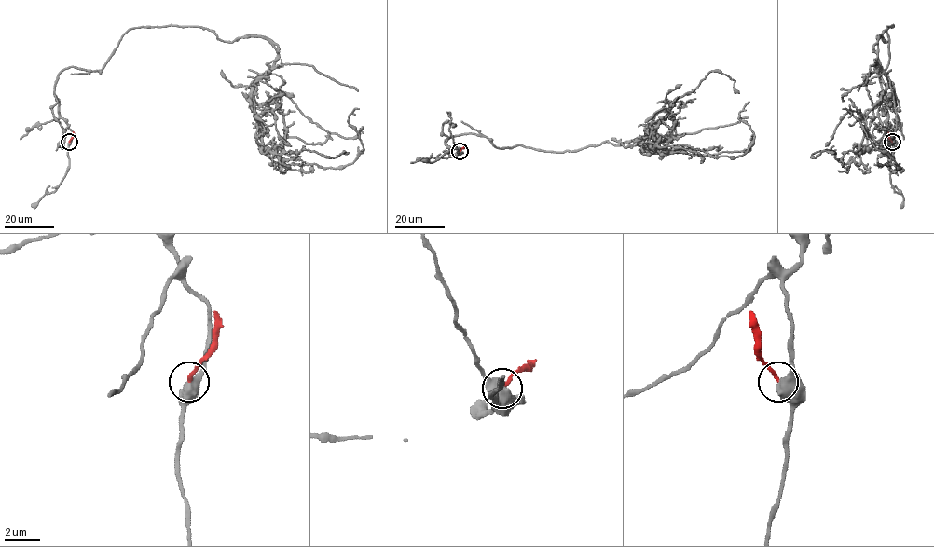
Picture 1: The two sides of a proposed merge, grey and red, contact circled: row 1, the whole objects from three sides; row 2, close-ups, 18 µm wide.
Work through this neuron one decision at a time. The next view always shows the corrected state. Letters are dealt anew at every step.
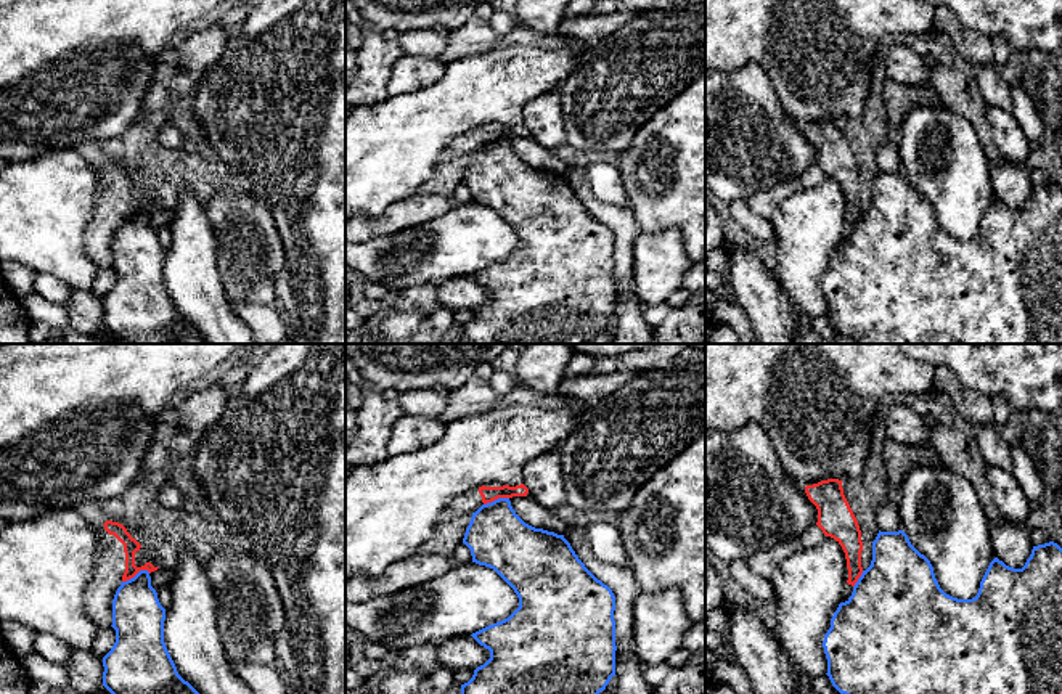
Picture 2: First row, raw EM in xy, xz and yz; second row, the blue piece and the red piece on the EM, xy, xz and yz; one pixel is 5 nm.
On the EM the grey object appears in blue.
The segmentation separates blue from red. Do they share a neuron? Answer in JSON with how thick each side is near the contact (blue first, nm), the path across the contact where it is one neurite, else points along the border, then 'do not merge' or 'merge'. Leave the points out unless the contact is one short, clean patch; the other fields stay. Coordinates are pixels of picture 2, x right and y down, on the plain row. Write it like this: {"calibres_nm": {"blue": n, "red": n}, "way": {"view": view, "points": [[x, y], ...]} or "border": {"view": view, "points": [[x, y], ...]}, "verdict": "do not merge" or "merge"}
{"calibres_nm": {"blue": 260, "red": 80}, "border": {"view": "xy", "points": [[150, 212], [138, 211], [122, 222]]}, "verdict": "do not merge"}

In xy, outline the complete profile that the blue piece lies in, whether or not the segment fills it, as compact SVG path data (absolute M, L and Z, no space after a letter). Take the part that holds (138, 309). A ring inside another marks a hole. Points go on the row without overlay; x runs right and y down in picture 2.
M148 210L120 223L112 239L116 283L103 297L103 326L125 344L209 344L178 315L164 283L164 260Z

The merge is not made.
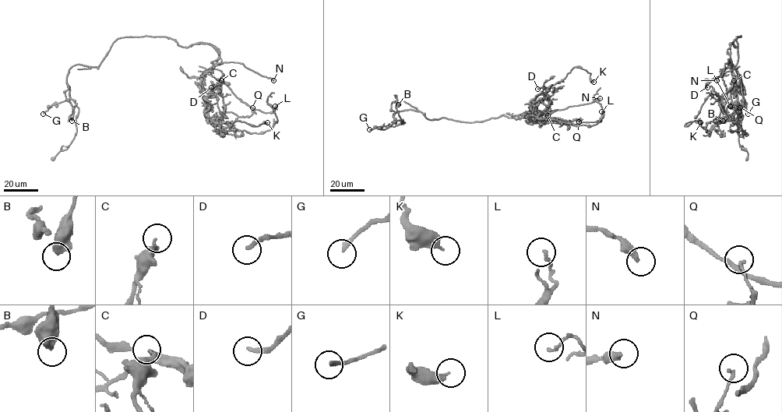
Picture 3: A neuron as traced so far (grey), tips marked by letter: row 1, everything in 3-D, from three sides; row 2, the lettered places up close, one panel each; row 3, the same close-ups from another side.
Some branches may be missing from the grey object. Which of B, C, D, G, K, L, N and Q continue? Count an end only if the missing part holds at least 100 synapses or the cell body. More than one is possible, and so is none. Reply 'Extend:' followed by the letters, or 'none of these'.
Extend: N

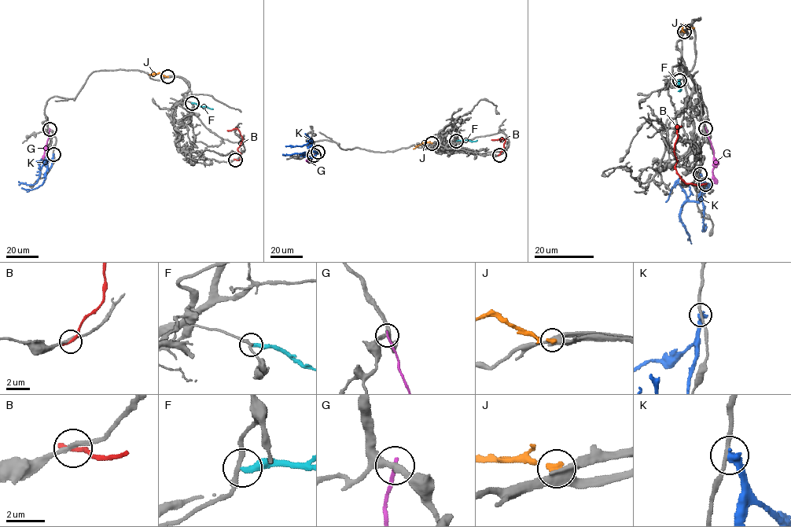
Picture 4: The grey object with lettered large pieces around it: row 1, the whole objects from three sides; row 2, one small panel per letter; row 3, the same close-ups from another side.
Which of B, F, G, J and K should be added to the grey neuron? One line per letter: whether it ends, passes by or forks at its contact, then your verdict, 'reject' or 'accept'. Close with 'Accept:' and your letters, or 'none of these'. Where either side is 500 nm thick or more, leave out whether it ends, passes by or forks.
B: it ends; reject
F: it ends; reject
G: it ends; reject
J: it ends; reject
K: it ends; reject
Accept: none of these

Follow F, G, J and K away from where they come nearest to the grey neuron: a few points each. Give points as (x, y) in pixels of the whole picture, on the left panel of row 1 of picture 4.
F: (191, 103), (213, 108)
G: (49, 129), (42, 159)
J: (167, 76), (160, 73), (149, 75)
K: (53, 154), (50, 168), (47, 169), (42, 185), (30, 189), (21, 188)

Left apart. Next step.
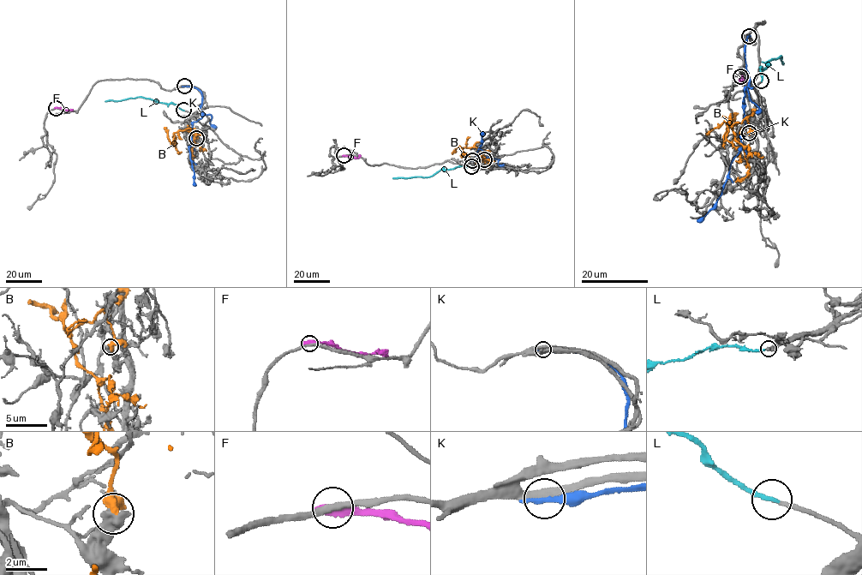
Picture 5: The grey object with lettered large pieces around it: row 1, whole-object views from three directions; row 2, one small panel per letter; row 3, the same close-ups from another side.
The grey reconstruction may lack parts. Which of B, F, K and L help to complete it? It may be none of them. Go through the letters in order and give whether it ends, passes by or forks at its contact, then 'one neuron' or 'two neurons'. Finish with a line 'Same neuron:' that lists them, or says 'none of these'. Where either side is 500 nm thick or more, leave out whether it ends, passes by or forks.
B: two neurons
F: it ends | two neurons
K: it ends | two neurons
L: it ends | one neuron
Same neuron: L

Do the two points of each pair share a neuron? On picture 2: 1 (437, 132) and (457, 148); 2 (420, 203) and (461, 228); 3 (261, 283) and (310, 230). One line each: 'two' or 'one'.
1: two
2: two
3: two

